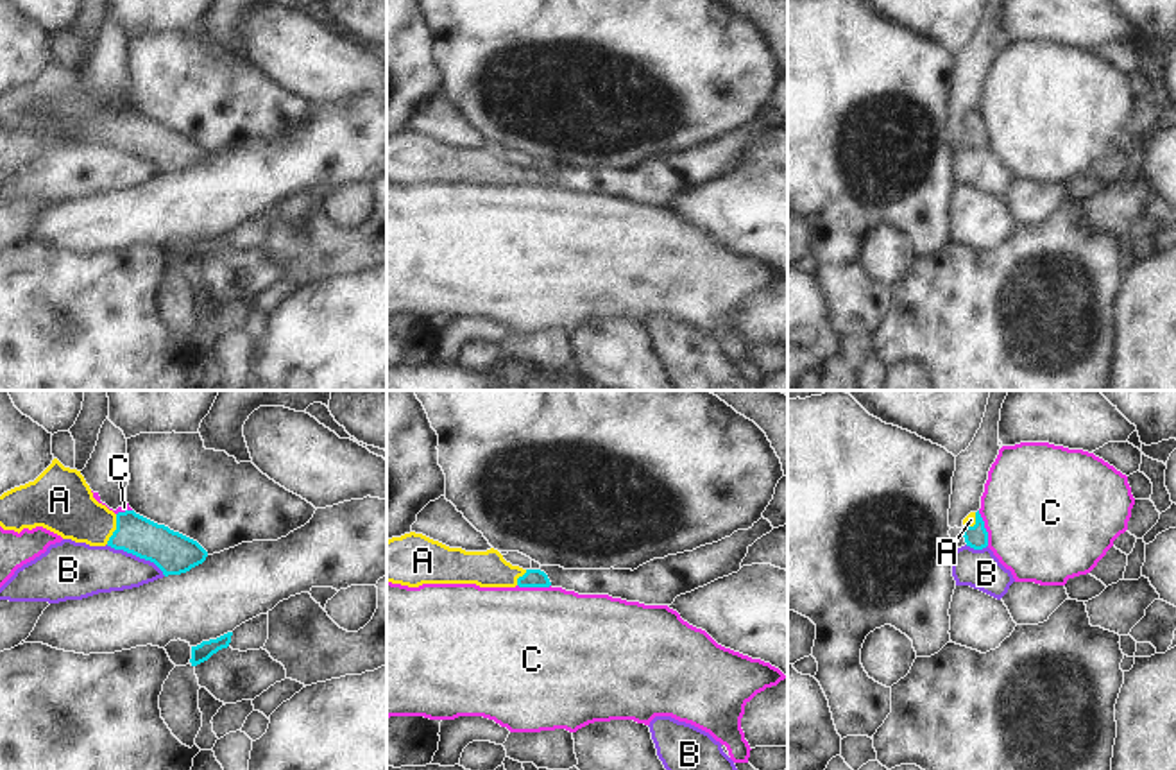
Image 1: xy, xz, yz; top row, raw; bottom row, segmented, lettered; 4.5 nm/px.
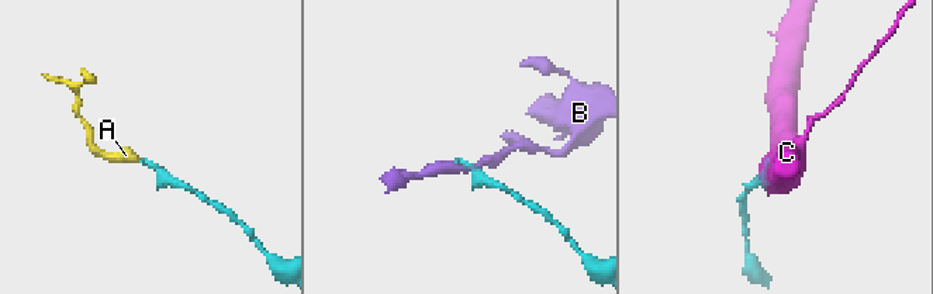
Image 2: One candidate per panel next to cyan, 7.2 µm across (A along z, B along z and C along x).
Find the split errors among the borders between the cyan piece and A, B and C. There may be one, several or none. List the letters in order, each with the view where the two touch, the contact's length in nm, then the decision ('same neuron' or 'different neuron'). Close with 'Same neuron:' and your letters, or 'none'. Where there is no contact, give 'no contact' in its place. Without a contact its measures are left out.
A: xy | 140 nm | same neuron
B: xy | 300 nm | different neuron
C: yz | 170 nm | different neuron
Same neuron: A

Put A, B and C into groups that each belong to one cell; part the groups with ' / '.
A / B / C

